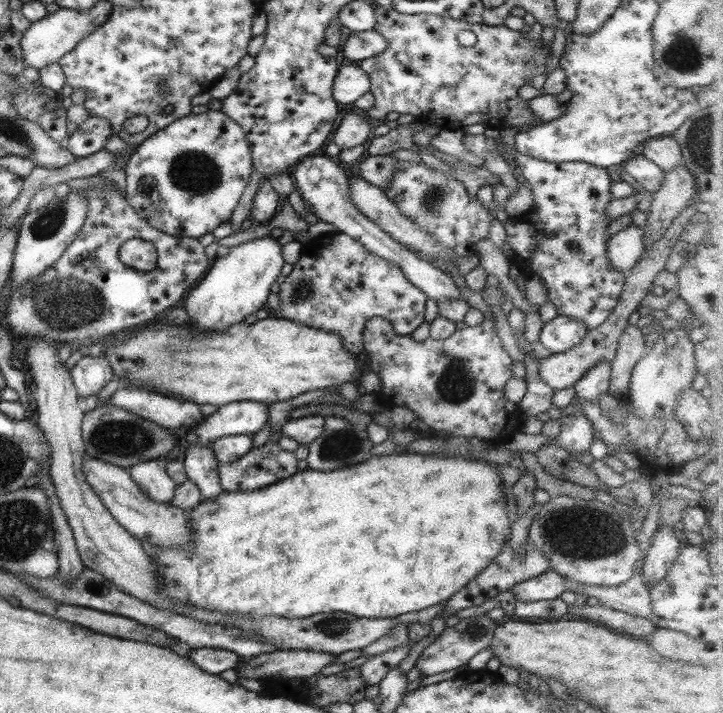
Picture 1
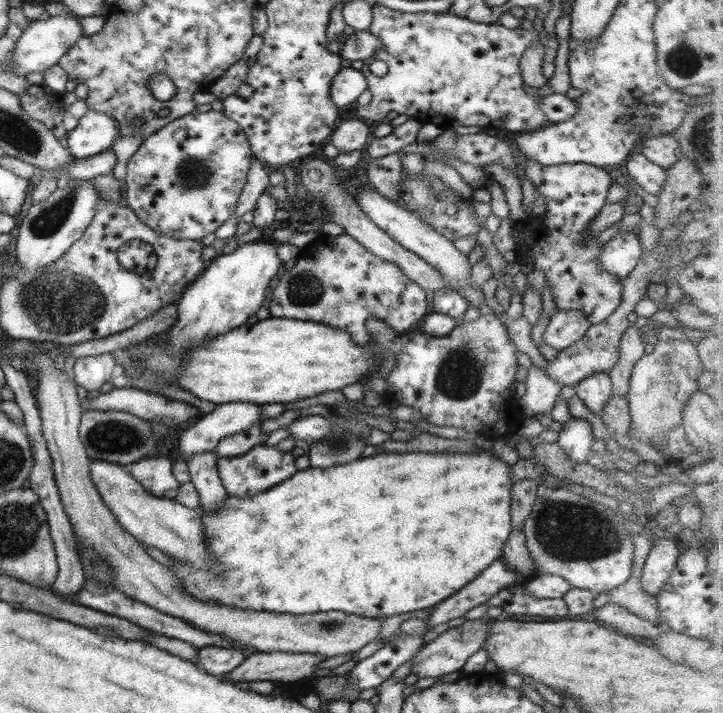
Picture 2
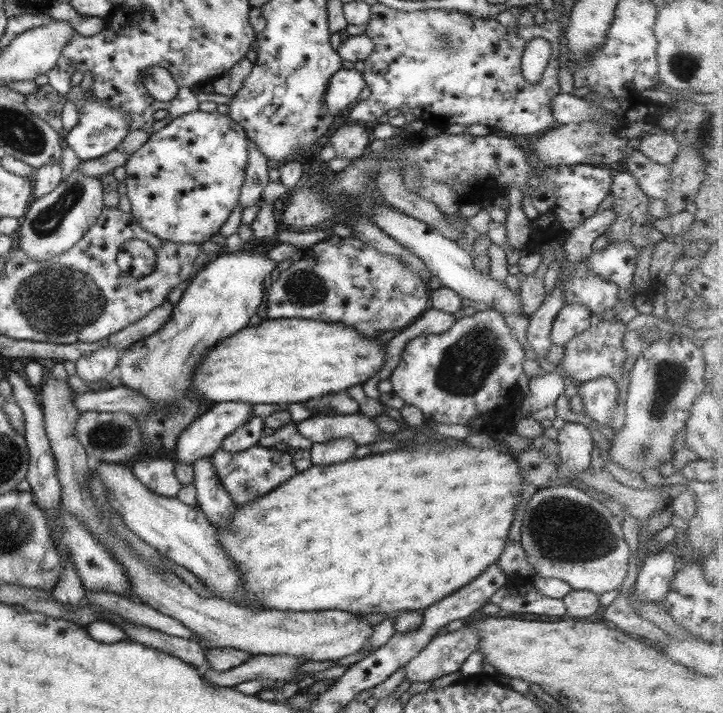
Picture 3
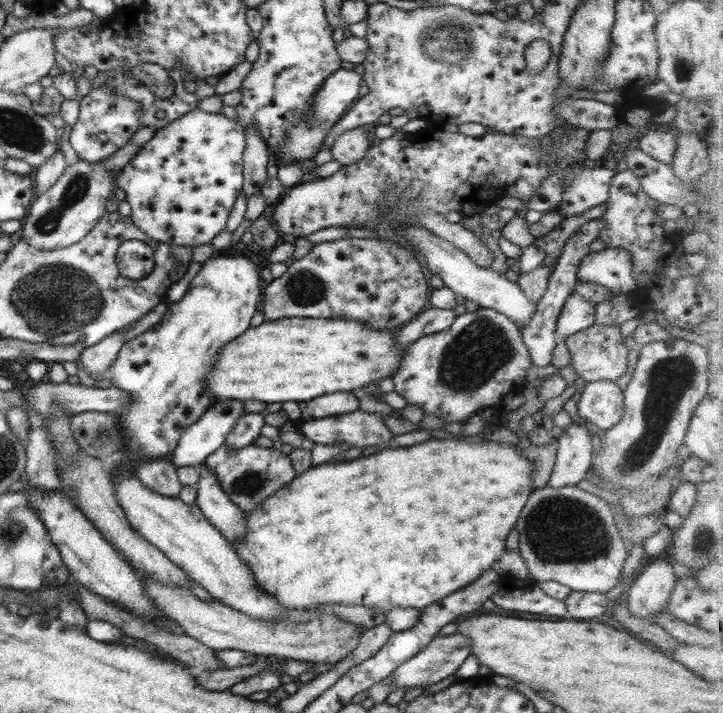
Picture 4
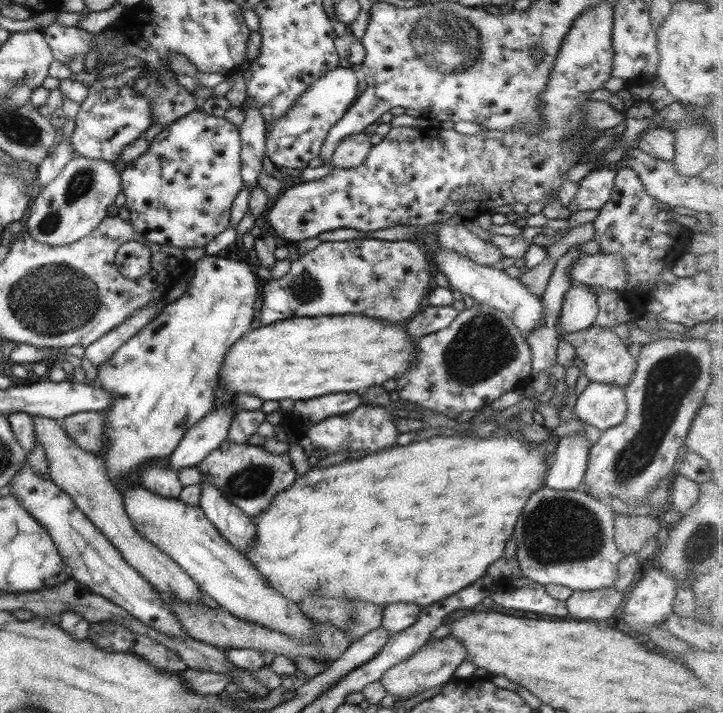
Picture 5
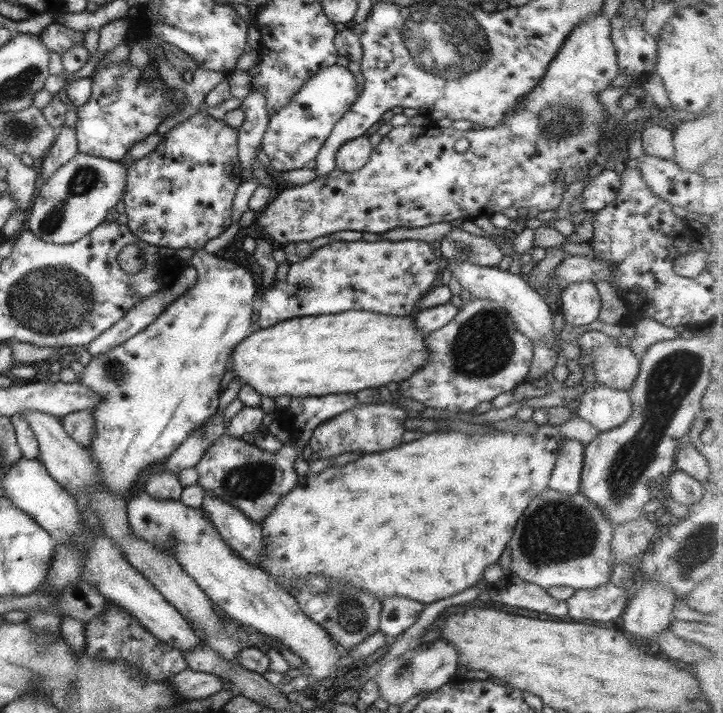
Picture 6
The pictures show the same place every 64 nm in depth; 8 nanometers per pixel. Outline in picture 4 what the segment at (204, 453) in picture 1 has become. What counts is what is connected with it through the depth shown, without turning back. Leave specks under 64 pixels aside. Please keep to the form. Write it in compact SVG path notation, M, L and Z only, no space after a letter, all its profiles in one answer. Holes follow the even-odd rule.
M204 465L200 466L196 485L196 506L203 516L229 542L237 542L245 536L245 517L243 511L223 493L217 478L211 475Z

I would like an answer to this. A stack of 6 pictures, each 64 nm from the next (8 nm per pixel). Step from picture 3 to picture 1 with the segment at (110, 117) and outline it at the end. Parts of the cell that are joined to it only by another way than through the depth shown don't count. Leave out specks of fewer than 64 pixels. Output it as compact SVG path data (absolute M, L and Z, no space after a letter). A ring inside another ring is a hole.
M88 115L65 139L66 149L76 158L88 157L103 148L105 140L111 136L111 127L105 118Z

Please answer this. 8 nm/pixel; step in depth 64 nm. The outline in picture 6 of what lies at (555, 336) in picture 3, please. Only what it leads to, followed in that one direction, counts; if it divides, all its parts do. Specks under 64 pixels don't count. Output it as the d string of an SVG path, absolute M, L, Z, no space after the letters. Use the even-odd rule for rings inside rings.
M589 281L571 283L561 289L558 306L563 321L572 326L593 322L601 308L597 289Z

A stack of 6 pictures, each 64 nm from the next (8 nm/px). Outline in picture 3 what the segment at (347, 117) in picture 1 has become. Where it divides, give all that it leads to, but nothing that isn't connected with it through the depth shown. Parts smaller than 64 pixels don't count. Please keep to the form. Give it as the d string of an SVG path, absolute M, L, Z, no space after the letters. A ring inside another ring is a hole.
M343 124L330 136L329 143L337 158L358 159L366 150L368 130L362 124Z

